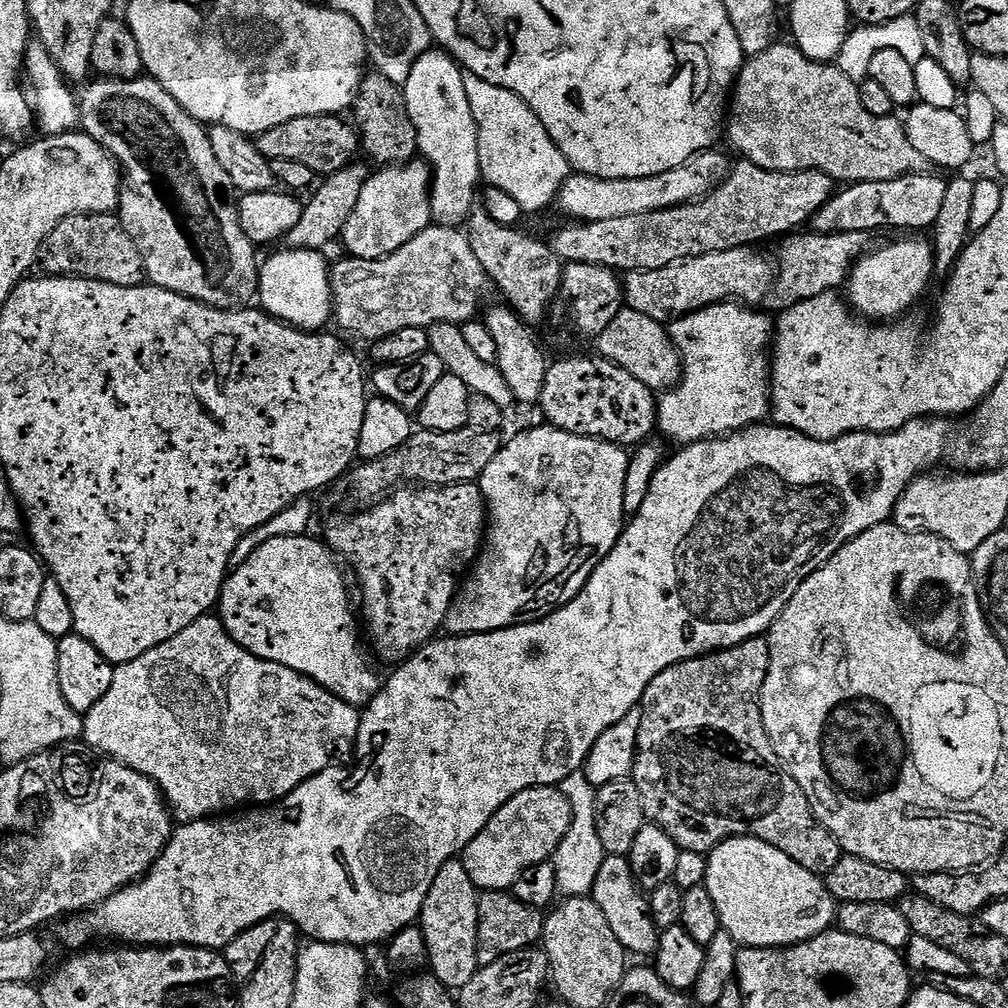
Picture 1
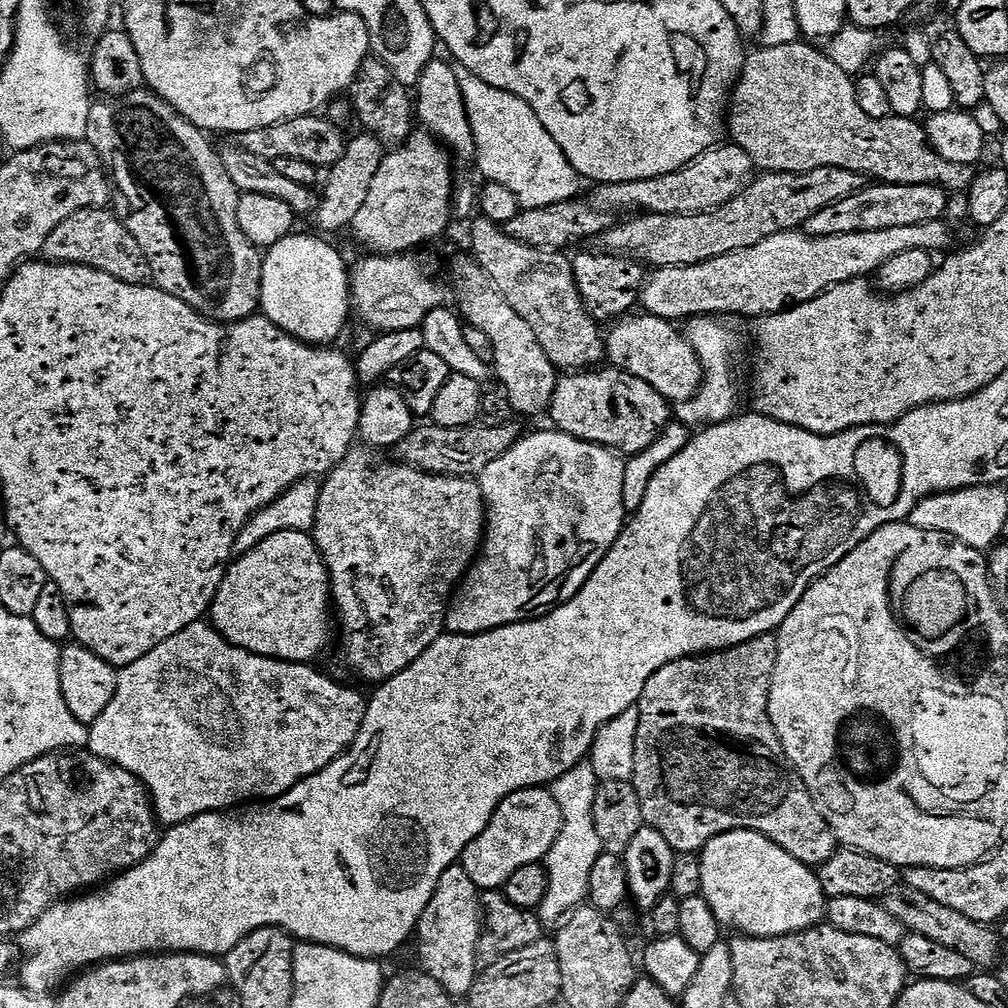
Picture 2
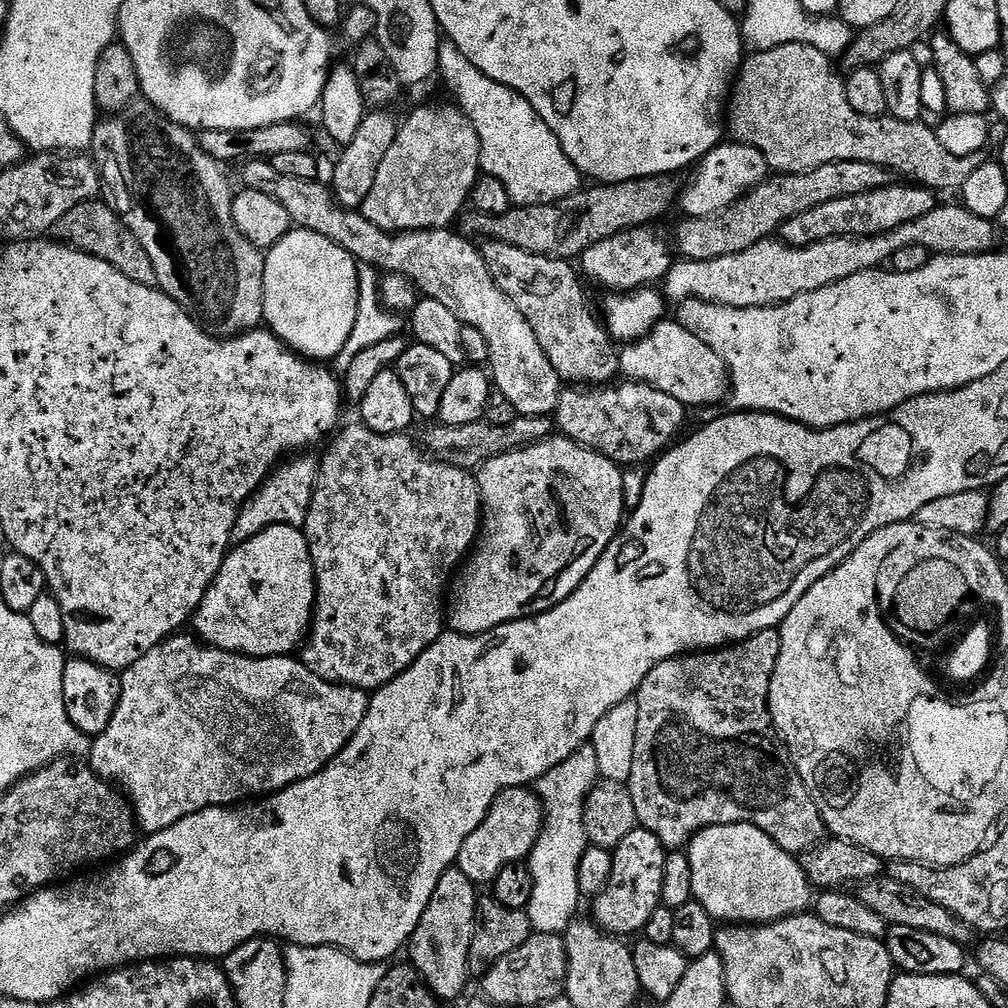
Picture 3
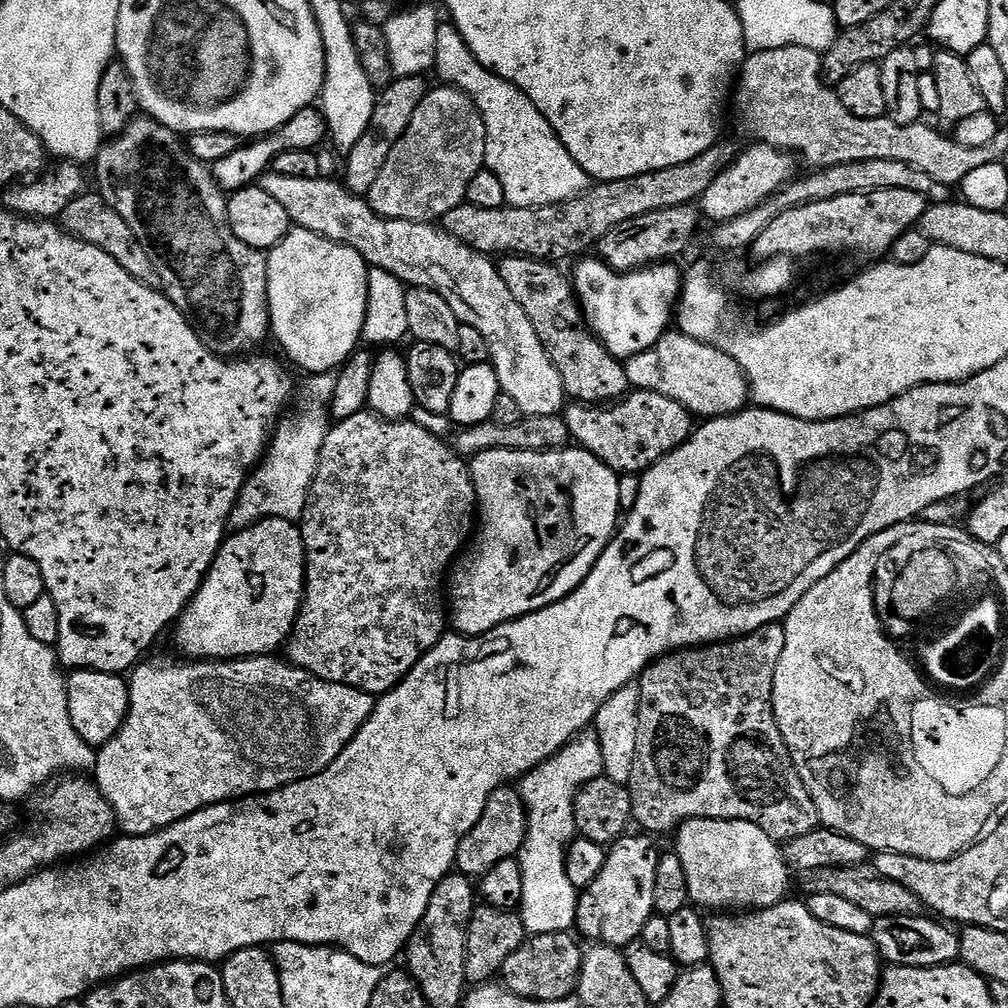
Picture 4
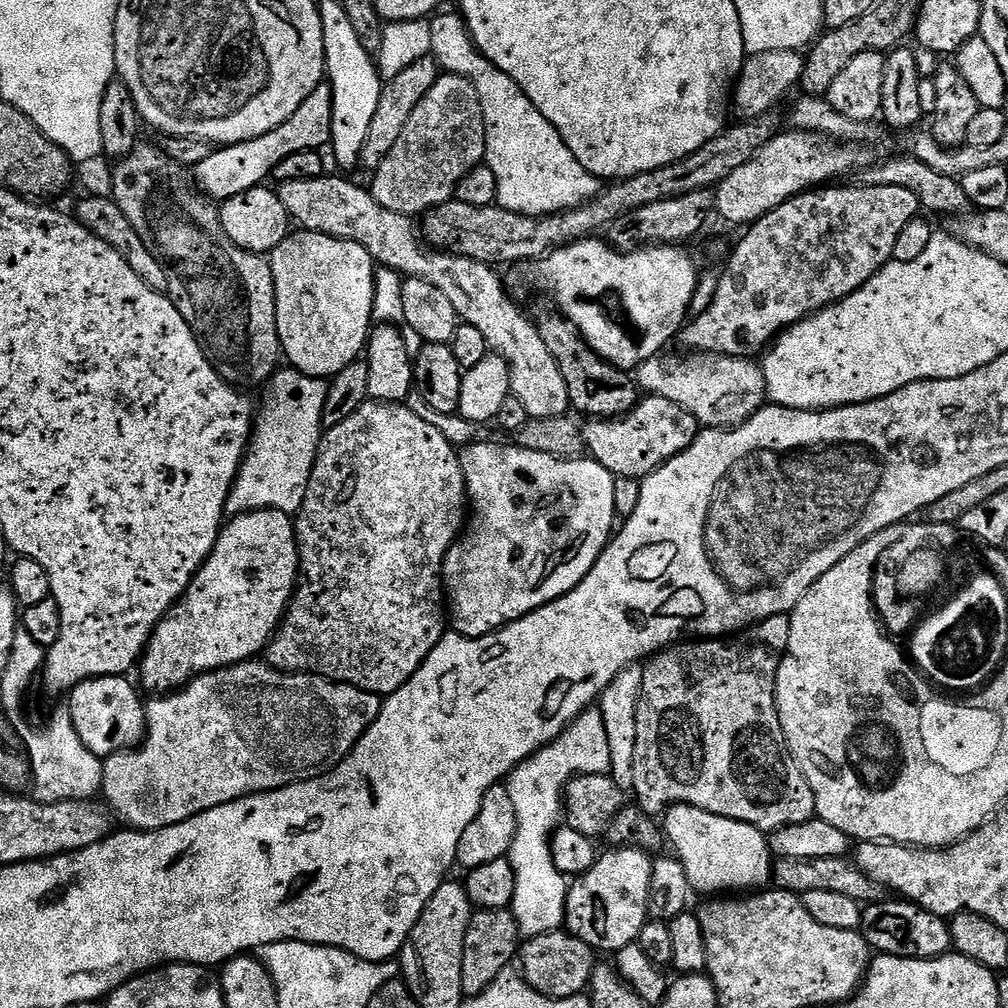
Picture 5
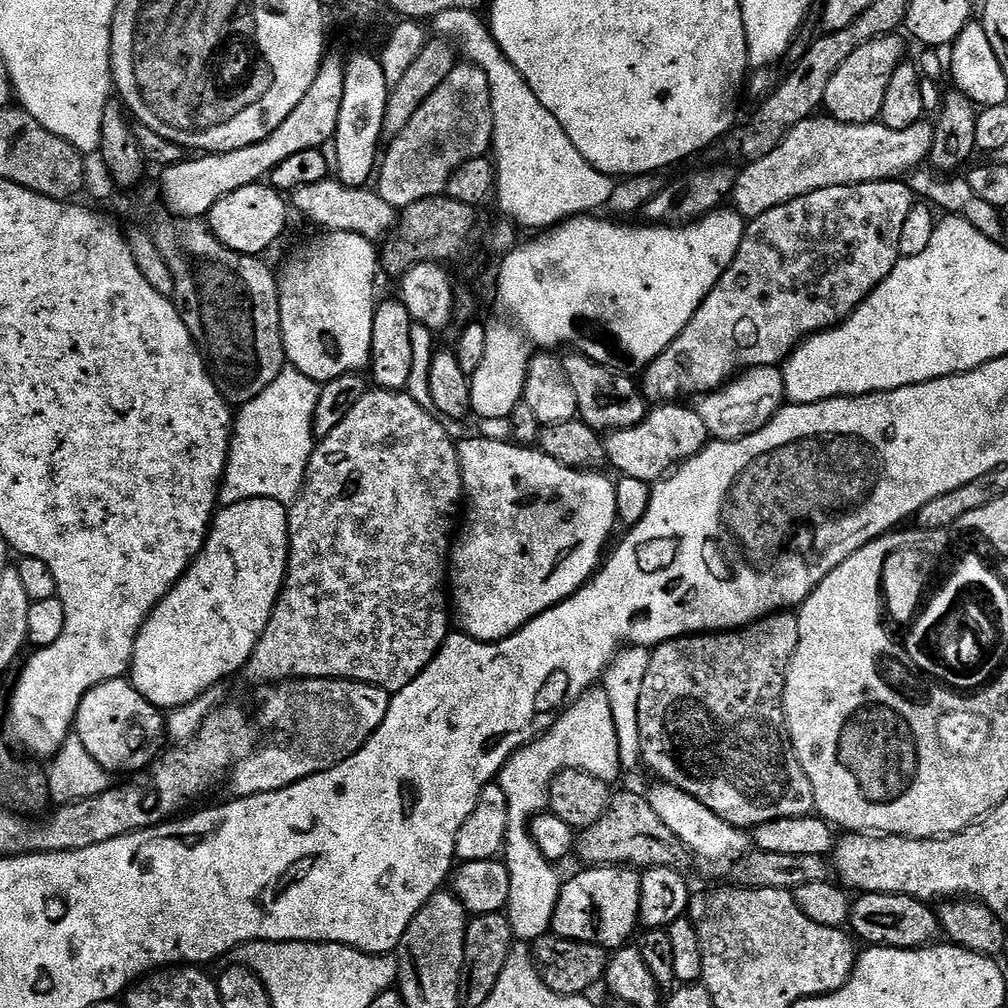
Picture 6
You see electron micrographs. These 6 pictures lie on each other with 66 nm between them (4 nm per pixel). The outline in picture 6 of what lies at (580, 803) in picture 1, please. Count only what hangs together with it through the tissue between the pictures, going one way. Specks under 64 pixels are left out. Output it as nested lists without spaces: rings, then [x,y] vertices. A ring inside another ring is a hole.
[[[603,687],[589,688],[587,692],[584,692],[582,698],[574,701],[558,718],[558,722],[554,722],[554,726],[550,726],[548,732],[542,733],[536,740],[531,740],[529,744],[519,748],[504,763],[498,777],[502,794],[506,794],[506,806],[508,807],[508,829],[502,853],[504,865],[510,870],[510,898],[506,915],[512,927],[513,937],[520,942],[535,942],[540,937],[549,935],[556,903],[560,897],[562,876],[552,869],[555,868],[553,861],[547,860],[542,854],[542,850],[534,842],[530,825],[533,818],[541,815],[547,809],[550,782],[562,770],[582,770],[597,774],[621,771],[618,758],[618,734],[614,731],[614,716],[610,711],[610,698],[606,698]]]

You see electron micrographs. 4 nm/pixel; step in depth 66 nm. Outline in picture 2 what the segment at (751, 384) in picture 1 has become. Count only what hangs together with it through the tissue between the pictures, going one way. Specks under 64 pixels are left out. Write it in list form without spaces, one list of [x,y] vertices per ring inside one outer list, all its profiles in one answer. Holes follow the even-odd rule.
[[[694,316],[687,321],[686,335],[704,367],[704,384],[690,399],[681,400],[675,405],[677,421],[689,426],[707,426],[731,420],[737,415],[736,403],[740,400],[740,392],[736,389],[736,376],[732,373],[732,359],[740,348],[740,340],[728,324],[731,323],[715,316]]]

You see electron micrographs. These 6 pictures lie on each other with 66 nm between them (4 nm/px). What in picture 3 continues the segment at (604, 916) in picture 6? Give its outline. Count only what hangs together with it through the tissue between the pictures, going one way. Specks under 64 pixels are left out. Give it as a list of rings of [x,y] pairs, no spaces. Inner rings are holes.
[[[638,826],[626,834],[626,838],[622,838],[622,842],[612,852],[610,882],[595,897],[593,904],[596,905],[591,913],[595,923],[617,938],[635,937],[643,933],[646,922],[650,922],[650,914],[654,914],[654,910],[662,904],[662,874],[665,866],[666,850],[662,842],[650,834],[650,830]]]

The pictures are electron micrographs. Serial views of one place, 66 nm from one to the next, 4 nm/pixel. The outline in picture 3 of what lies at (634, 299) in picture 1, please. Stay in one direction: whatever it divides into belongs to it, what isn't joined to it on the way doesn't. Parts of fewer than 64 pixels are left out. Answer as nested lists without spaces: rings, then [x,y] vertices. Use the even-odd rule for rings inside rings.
[[[941,203],[934,210],[930,210],[930,214],[922,214],[922,218],[914,218],[914,222],[906,222],[877,236],[832,236],[828,240],[814,242],[804,248],[795,248],[779,238],[769,238],[738,254],[726,254],[713,260],[681,259],[673,263],[662,281],[662,292],[673,302],[701,300],[735,308],[770,308],[774,304],[784,304],[787,300],[798,298],[798,294],[810,294],[814,290],[822,290],[822,286],[842,282],[842,278],[850,278],[850,274],[862,274],[871,268],[879,269],[887,265],[884,264],[887,260],[889,263],[898,253],[906,250],[906,246],[922,246],[929,254],[942,256],[983,256],[991,253],[997,247],[996,228],[992,224],[995,223],[989,217],[974,214],[963,203]]]

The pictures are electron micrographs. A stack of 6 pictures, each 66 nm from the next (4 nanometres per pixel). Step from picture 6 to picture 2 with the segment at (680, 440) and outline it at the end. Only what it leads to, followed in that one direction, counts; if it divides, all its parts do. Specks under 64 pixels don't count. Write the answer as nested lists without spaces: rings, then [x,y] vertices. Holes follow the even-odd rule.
[[[600,366],[595,370],[572,370],[561,375],[556,382],[550,417],[559,431],[601,444],[621,457],[636,456],[646,450],[662,434],[664,427],[673,419],[670,402],[650,382],[634,378],[620,368]]]

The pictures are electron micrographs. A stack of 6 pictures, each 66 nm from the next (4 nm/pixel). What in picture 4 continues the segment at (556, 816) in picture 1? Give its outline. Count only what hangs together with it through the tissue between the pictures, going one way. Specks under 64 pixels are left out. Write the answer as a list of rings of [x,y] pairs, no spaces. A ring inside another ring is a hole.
[[[512,786],[494,790],[494,794],[490,794],[490,802],[486,802],[486,810],[482,810],[482,818],[478,818],[474,830],[470,830],[470,834],[466,834],[458,846],[455,867],[459,875],[483,878],[490,870],[494,870],[494,866],[498,866],[498,862],[513,859],[524,844],[527,829],[528,812],[519,791]]]

